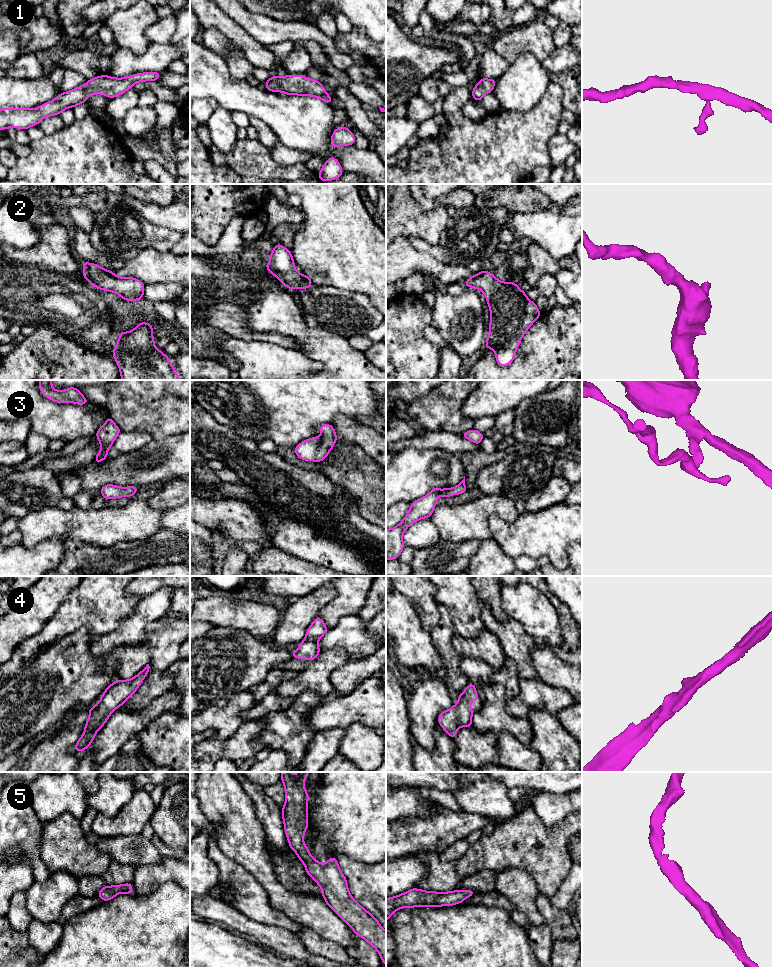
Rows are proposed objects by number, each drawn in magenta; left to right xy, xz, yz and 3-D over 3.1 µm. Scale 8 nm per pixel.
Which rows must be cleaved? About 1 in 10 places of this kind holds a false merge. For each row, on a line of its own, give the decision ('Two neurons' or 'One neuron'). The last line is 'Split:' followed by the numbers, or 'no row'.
1: One neuron
2: One neuron
3: One neuron
4: One neuron
5: One neuron
Split: no row

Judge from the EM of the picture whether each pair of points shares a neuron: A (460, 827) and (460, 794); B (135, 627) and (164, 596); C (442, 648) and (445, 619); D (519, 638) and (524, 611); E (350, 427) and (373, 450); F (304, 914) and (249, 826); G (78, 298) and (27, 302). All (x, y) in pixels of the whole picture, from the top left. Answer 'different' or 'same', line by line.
A: different
B: same
C: same
D: different
E: same
F: same
G: same

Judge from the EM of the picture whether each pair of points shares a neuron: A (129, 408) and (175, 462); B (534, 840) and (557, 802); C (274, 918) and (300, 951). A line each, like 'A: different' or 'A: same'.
A: different
B: different
C: different

